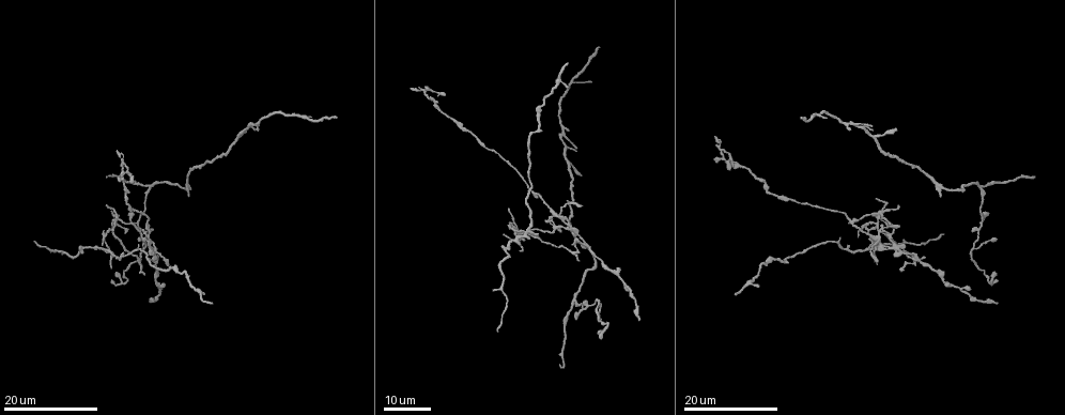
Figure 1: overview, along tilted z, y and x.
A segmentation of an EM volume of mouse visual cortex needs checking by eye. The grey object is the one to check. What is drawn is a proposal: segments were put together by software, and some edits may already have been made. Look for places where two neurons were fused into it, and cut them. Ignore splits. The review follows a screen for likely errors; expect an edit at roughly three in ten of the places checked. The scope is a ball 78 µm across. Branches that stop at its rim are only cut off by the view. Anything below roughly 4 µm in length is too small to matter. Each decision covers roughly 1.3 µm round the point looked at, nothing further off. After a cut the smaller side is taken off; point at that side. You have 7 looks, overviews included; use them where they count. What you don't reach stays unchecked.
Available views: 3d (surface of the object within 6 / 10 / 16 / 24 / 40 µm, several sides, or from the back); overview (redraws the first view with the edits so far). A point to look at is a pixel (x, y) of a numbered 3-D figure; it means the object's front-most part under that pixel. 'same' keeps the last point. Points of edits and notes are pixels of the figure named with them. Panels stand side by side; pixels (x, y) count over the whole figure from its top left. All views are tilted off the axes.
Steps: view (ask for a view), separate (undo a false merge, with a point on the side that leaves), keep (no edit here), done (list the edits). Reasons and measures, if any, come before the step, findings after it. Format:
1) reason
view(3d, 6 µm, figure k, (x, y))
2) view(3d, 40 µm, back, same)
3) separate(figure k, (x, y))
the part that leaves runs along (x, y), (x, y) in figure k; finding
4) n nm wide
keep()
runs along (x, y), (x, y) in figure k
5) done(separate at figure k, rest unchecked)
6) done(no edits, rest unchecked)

a fork
view(3d, 16 µm, figure 1, (877, 138))

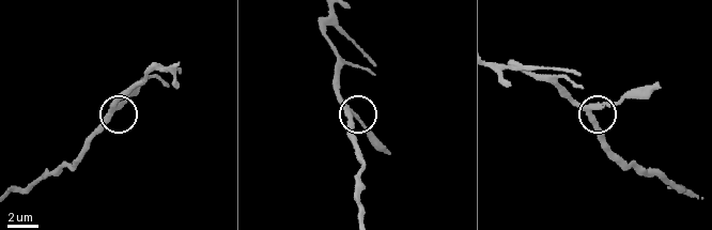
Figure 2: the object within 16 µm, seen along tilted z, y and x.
view(3d, 6 µm, figure 2, (594, 105))

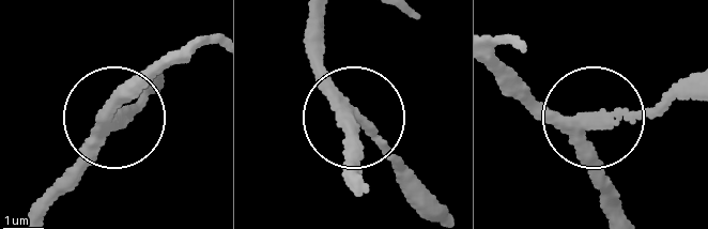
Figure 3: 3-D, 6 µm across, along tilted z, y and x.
keep()
runs along (621, 213), (594, 164), (588, 125), (685, 100) in figure 3; one neuron here

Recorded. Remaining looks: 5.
four-way junction
view(3d, 24 µm, figure 1, (526, 232))

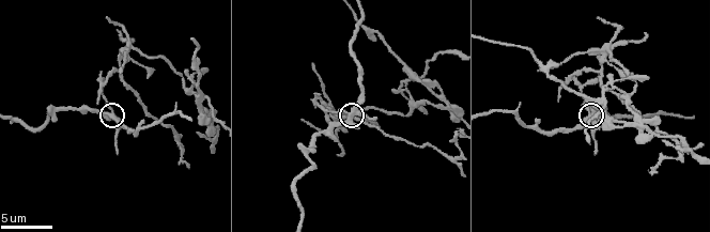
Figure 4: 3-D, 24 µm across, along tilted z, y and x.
view(3d, 10 µm, figure 4, (112, 115))

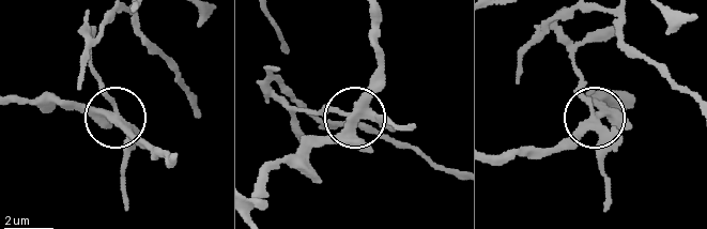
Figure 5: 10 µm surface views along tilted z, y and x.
4 arms
separate(figure 5, (104, 95))
two neurons meet here

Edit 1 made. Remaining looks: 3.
view(3d, 24 µm, figure 1, (971, 249))

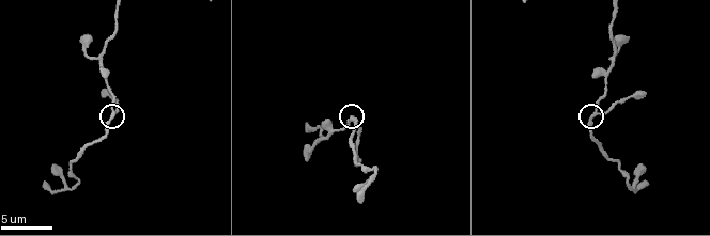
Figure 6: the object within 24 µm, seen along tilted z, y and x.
zoom in
view(3d, 6 µm, figure 6, (598, 113))

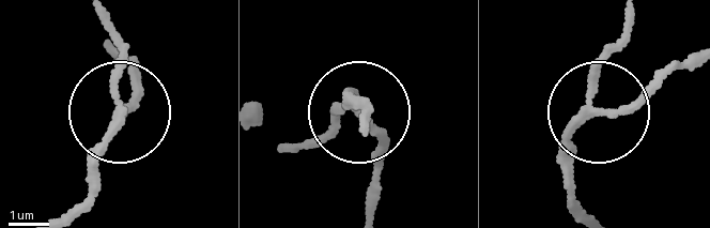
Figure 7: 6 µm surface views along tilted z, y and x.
side arm 6 µm
keep()
runs along (579, 213), (569, 184), (576, 134), (682, 63) in figure 7; one neuron here

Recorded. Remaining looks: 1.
done(separate at figure 5, rest unchecked)

